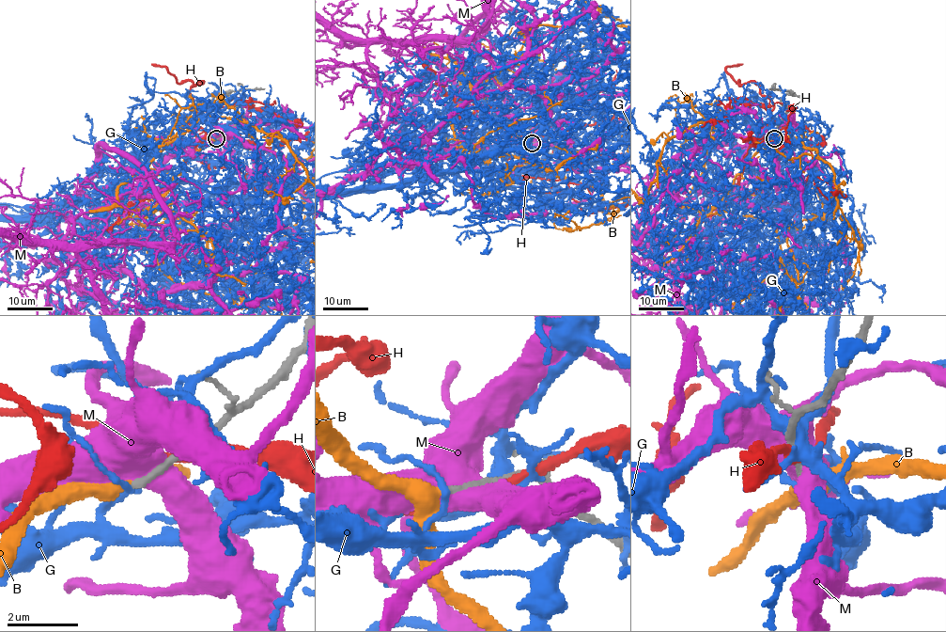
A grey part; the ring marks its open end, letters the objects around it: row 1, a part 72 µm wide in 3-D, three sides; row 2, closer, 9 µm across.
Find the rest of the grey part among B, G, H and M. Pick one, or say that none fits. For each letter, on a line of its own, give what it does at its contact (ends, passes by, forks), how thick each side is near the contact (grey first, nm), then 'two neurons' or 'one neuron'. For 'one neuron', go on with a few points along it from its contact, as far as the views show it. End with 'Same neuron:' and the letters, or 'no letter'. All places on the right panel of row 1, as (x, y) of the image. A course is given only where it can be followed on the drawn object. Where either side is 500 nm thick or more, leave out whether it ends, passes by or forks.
B: it passes by; 240 nm thick on the grey side, 340 nm on the other; one neuron
G: it passes by; 220 nm thick on the grey side, 160 nm on the other; two neurons
H: it passes by; 200 nm thick on the grey side, 240 nm on the other; two neurons
M: 280 nm thick on the grey side, 650 nm on the other; two neurons
Same neuron: B

